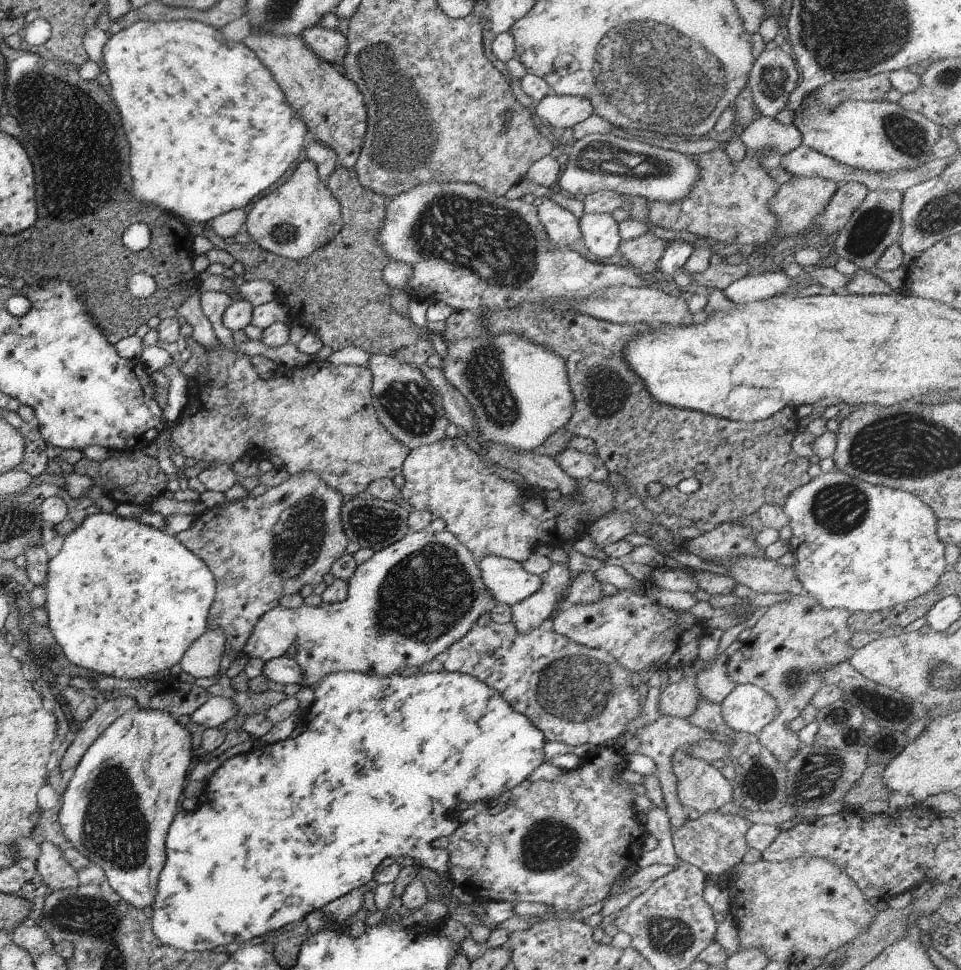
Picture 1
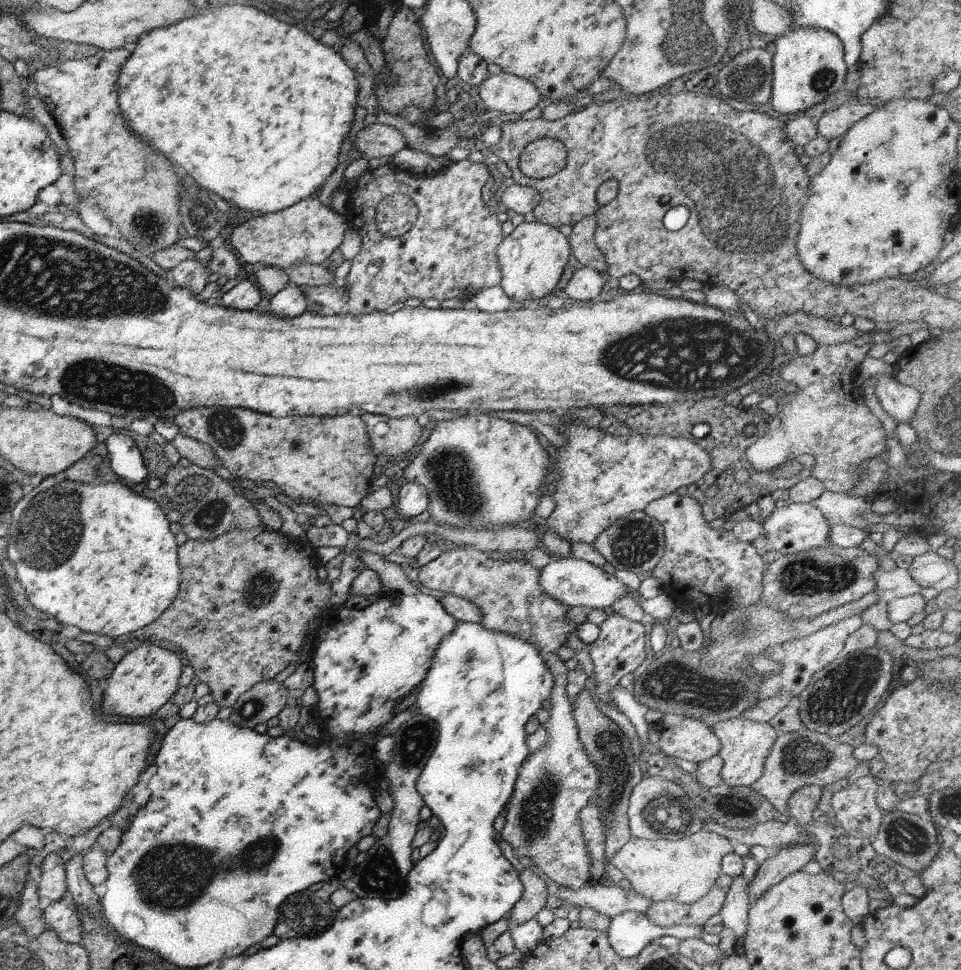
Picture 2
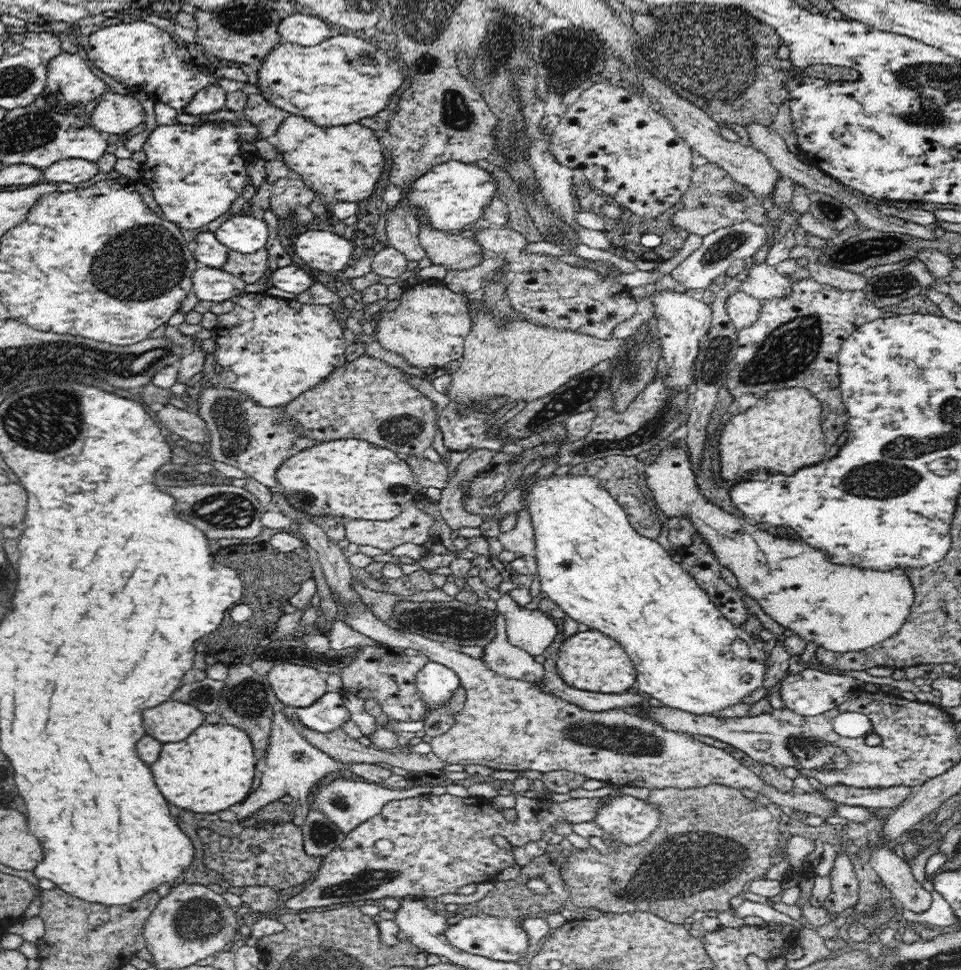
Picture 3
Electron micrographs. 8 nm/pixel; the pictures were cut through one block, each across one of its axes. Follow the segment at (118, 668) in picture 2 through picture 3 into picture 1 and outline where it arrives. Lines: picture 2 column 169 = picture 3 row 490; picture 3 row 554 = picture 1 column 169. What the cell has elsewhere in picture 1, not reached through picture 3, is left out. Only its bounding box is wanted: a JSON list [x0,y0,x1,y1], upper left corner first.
[58,706,191,910]

